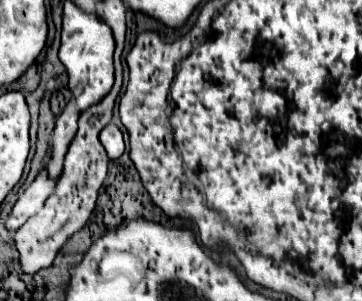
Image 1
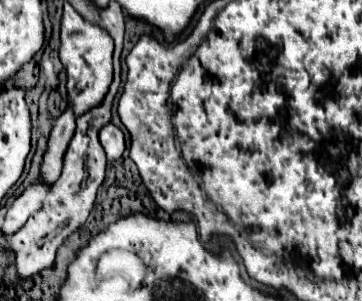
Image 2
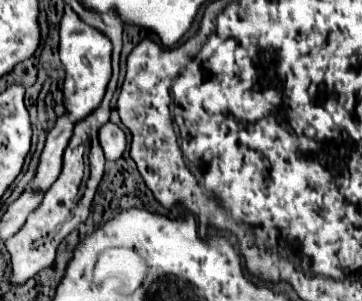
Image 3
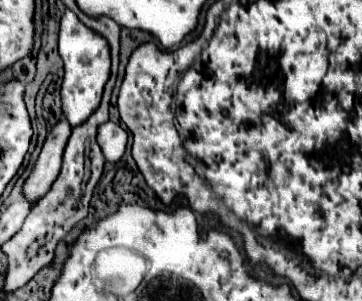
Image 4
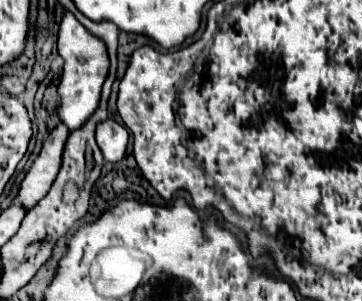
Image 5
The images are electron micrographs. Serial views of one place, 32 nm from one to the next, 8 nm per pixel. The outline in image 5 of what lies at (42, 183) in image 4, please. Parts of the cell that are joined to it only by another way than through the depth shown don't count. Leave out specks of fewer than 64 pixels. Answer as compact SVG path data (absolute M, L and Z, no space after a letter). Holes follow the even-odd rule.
M60 122L50 136L46 138L42 152L38 154L36 162L32 164L32 168L28 170L22 186L20 186L20 202L24 208L34 208L36 202L50 190L52 182L58 176L60 170L60 162L62 162L62 152L64 152L64 144L68 140L70 132L68 128L64 128L64 124Z

